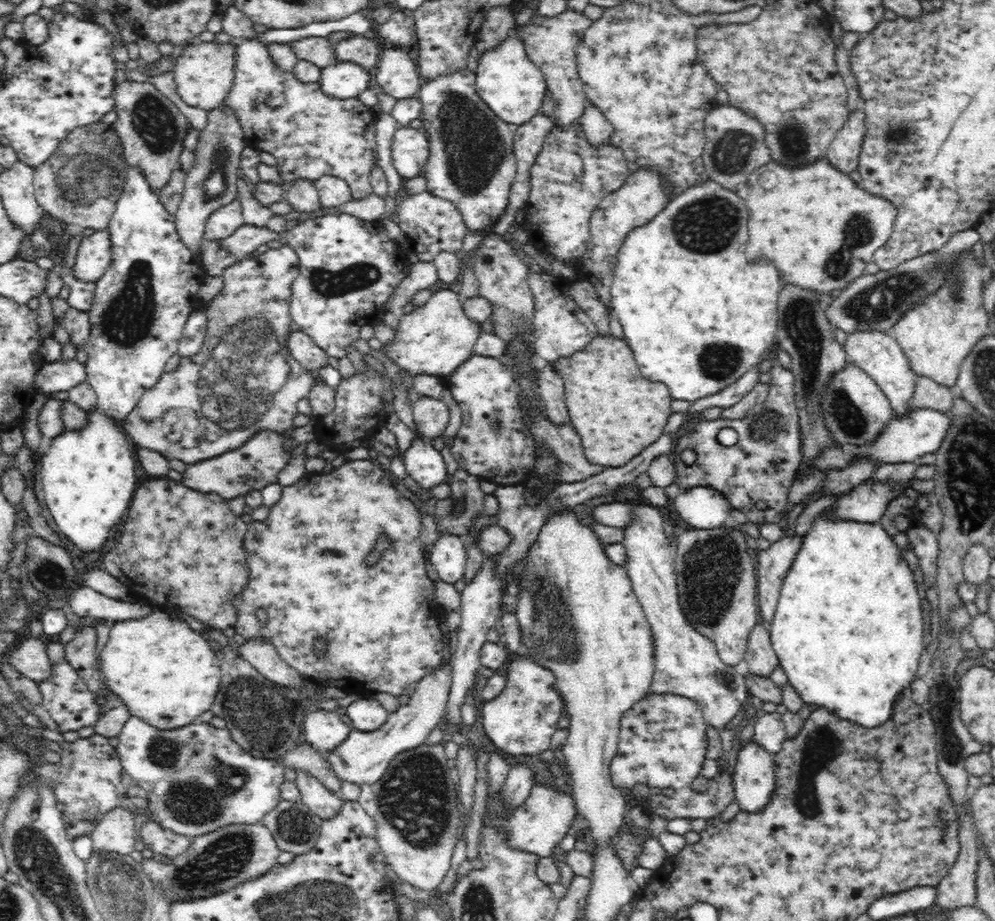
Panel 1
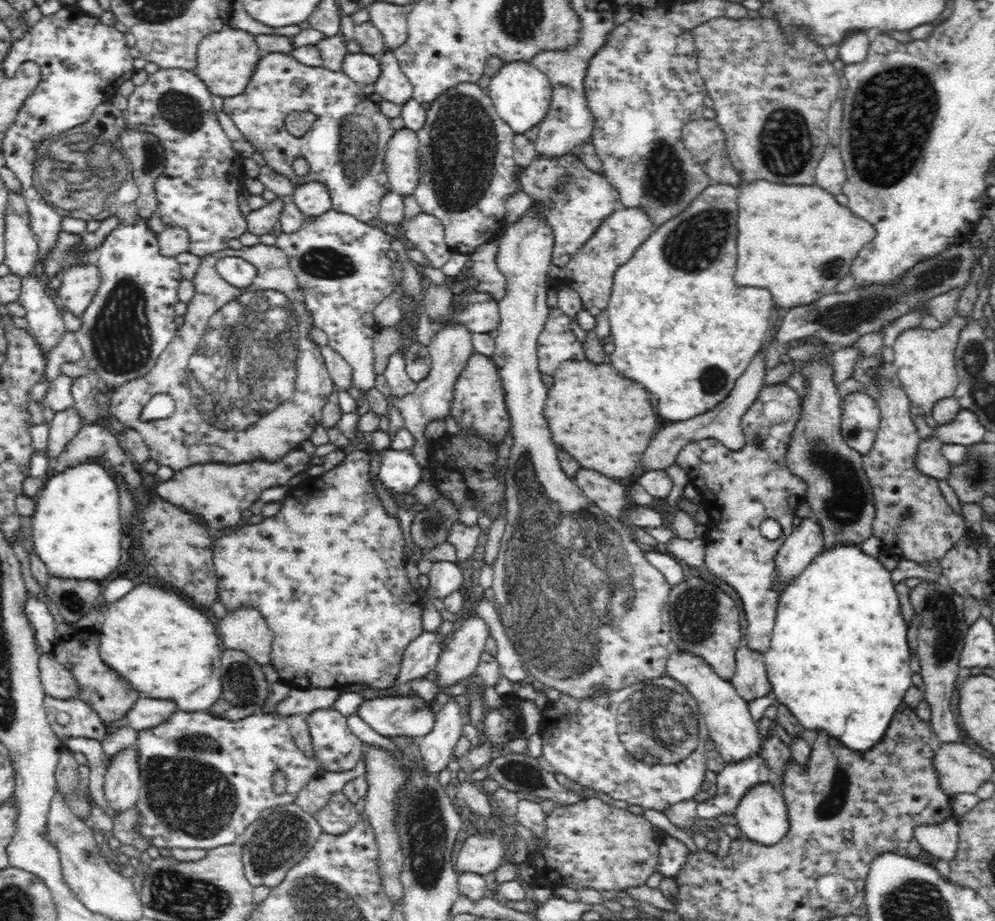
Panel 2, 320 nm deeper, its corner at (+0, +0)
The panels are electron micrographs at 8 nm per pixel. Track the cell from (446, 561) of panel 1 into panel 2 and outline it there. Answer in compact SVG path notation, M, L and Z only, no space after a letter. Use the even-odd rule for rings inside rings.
M444 560L433 562L427 574L429 583L426 592L428 596L443 599L448 594L458 591L465 572L464 566L456 562Z

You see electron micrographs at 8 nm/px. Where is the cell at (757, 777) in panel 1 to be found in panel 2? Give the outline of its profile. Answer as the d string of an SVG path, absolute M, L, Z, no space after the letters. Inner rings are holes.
M770 781L752 785L739 800L732 820L750 840L762 845L774 845L787 832L783 793Z

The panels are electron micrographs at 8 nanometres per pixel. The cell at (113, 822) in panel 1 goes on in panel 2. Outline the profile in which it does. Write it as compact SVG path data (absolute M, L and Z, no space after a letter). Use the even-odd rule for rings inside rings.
M135 747L119 750L114 755L112 767L109 768L108 772L105 772L104 797L106 797L106 806L111 814L118 816L132 810L133 806L137 804L140 790L141 778Z

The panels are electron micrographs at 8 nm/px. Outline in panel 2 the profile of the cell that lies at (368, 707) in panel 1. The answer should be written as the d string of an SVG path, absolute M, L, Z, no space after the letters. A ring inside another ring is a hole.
M385 696L366 699L357 714L378 734L420 738L434 728L435 713L422 697Z

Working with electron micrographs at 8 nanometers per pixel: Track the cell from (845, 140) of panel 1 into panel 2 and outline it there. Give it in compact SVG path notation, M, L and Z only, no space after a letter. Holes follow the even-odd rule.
M828 140L822 158L818 161L815 184L826 189L826 192L838 196L843 192L846 179L846 170L844 162L842 162L840 148L837 143Z

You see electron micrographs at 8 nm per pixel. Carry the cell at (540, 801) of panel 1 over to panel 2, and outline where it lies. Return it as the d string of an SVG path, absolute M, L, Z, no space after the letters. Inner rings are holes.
M469 836L464 840L456 856L458 873L474 873L486 875L497 870L506 856L506 846L496 838L490 836Z

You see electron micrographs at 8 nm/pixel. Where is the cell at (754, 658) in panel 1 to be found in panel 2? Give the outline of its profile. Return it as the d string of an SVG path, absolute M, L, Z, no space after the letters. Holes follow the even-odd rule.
M742 644L735 656L736 666L730 682L736 692L748 703L770 694L772 687L767 677L764 655Z

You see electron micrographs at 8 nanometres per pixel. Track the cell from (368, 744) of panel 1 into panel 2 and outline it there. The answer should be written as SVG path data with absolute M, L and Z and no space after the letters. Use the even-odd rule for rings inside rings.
M479 615L464 617L458 622L435 665L436 684L452 686L456 680L475 676L488 636L491 636L490 627Z

